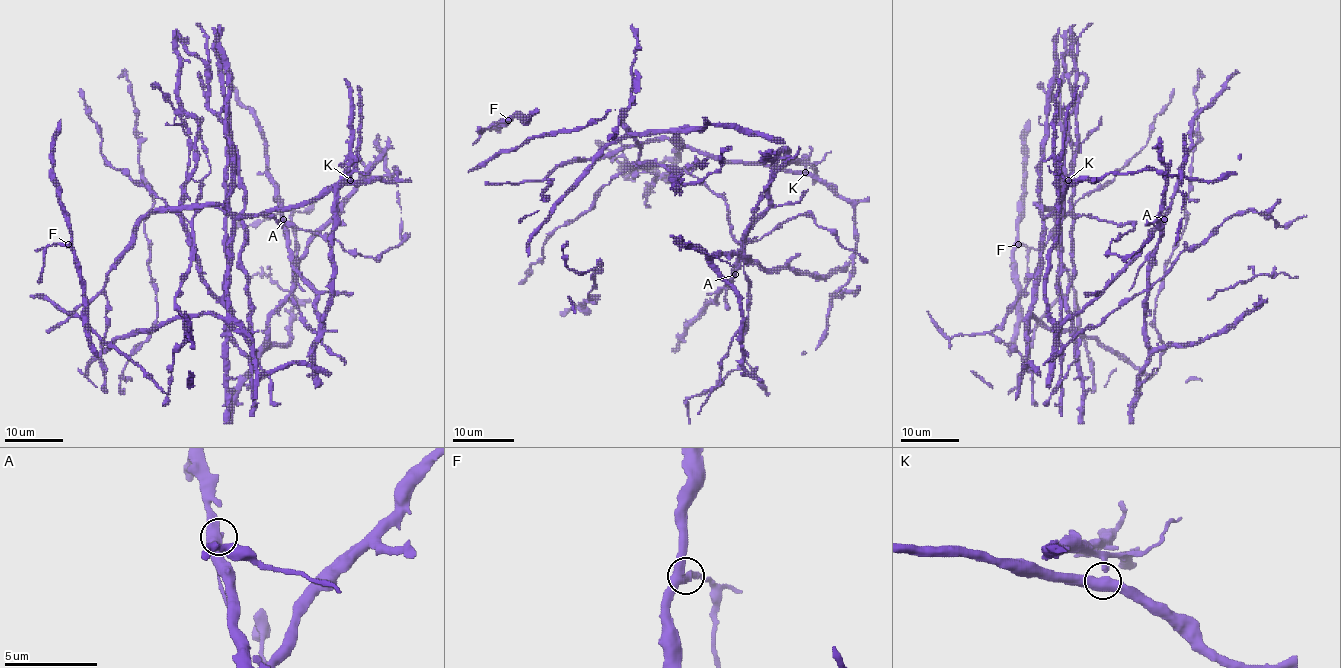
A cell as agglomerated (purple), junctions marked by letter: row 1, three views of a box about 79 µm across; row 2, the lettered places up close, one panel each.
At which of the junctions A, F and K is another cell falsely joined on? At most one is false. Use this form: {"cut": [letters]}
{"cut": ["A"]}

